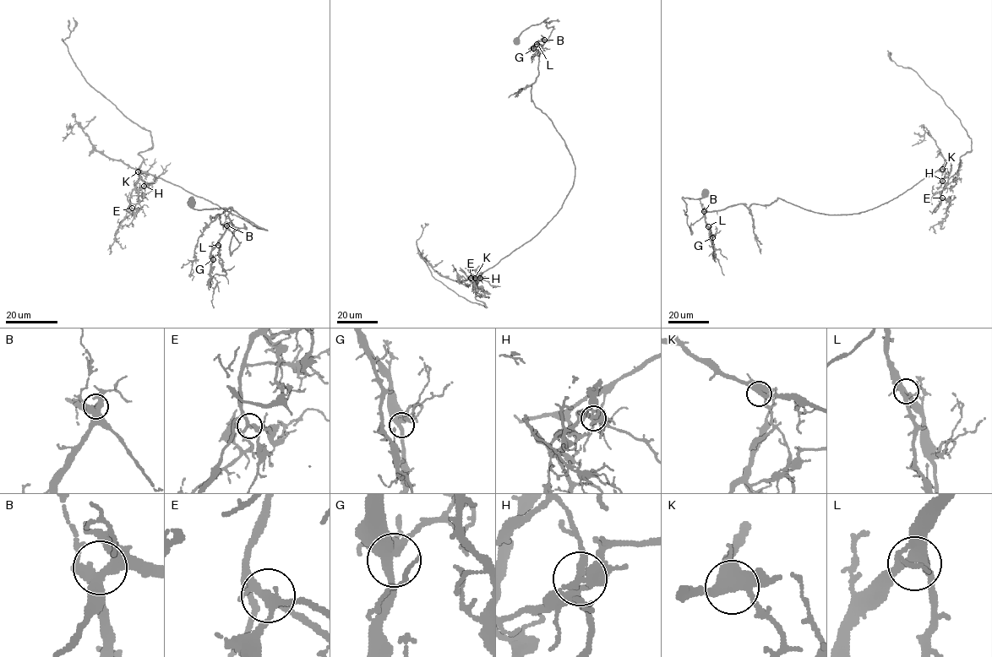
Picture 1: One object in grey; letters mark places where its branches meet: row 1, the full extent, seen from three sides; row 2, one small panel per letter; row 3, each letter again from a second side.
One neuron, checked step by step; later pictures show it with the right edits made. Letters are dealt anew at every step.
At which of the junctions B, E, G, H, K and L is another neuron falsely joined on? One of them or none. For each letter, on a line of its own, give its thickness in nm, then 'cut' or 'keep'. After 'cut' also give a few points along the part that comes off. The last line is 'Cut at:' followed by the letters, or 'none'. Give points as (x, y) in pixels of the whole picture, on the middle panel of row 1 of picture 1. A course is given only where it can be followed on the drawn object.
B: 420 nm thick; keep
E: 280 nm thick; keep
G: 360 nm thick; keep
H: 380 nm thick; cut; foreign part runs (479, 278), (473, 282), (479, 295), (475, 297), (487, 306), (459, 295), (432, 275), (416, 243), (424, 223)
K: 380 nm thick; keep
L: 320 nm thick; keep
Cut at: H

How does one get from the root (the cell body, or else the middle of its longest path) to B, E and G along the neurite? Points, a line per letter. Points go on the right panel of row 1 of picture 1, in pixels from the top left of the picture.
B: (705, 193), (700, 198), (683, 198), (691, 232), (690, 225), (698, 220), (704, 211)
E: (705, 193), (683, 198), (691, 232), (705, 212), (778, 198), (821, 214), (864, 212), (941, 169), (942, 198)
G: (705, 193), (697, 198), (683, 198), (687, 209), (684, 213), (691, 232), (690, 225), (704, 214), (712, 237)

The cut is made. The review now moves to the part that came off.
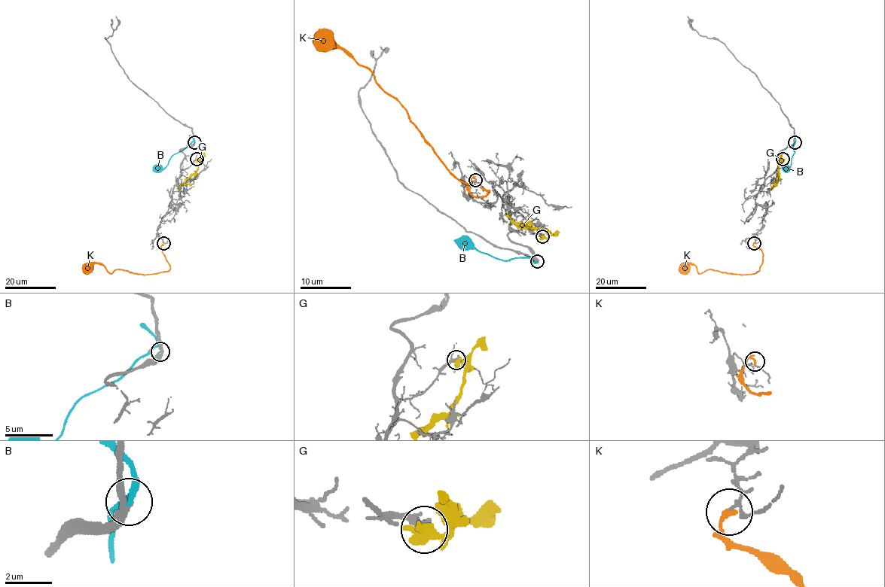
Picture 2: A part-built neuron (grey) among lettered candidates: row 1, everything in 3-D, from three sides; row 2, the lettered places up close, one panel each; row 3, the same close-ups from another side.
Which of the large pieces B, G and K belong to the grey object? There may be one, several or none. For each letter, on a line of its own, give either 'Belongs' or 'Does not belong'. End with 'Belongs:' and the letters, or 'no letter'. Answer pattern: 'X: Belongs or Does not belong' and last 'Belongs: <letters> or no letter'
B: Belongs
G: Does not belong
K: Does not belong
Belongs: B

